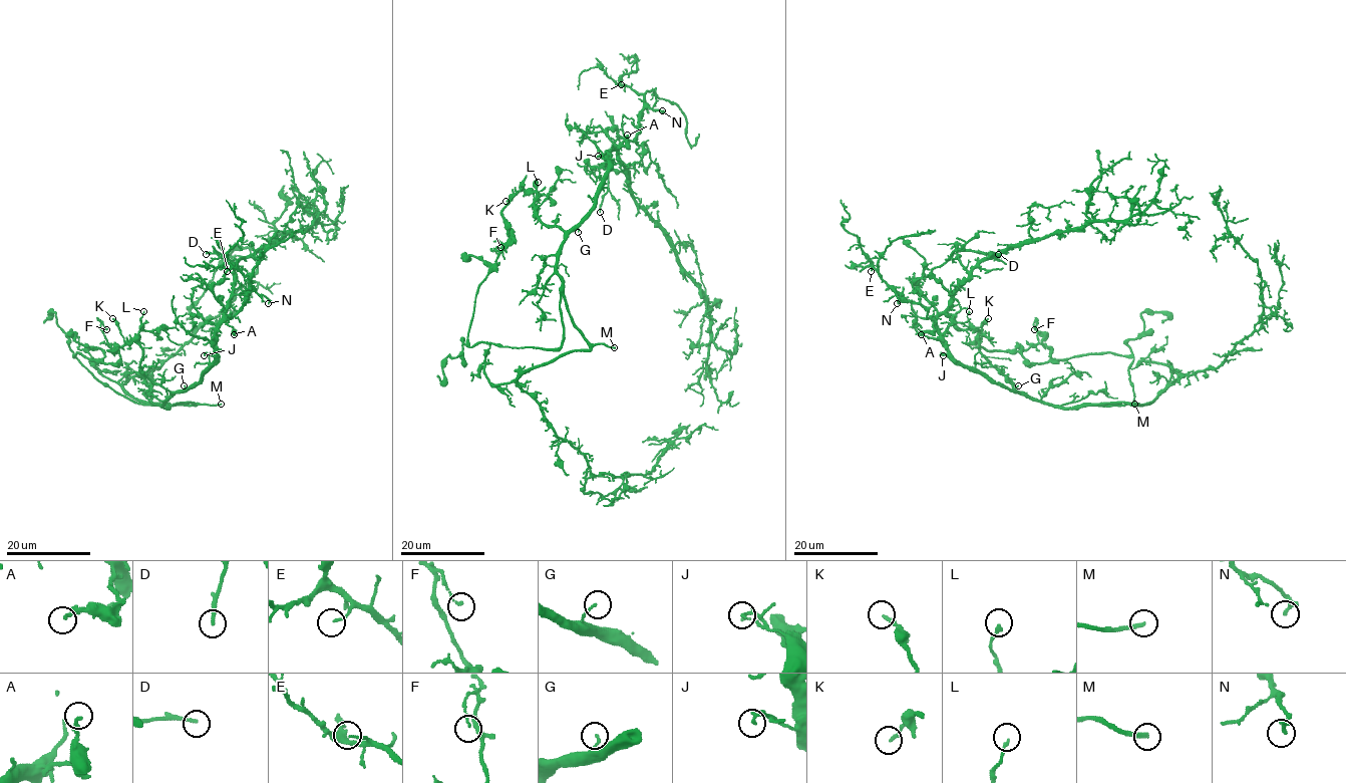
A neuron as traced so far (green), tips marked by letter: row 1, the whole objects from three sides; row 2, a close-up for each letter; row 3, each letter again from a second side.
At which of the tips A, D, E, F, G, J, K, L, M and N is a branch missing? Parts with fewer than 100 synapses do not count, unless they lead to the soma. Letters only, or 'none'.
M

